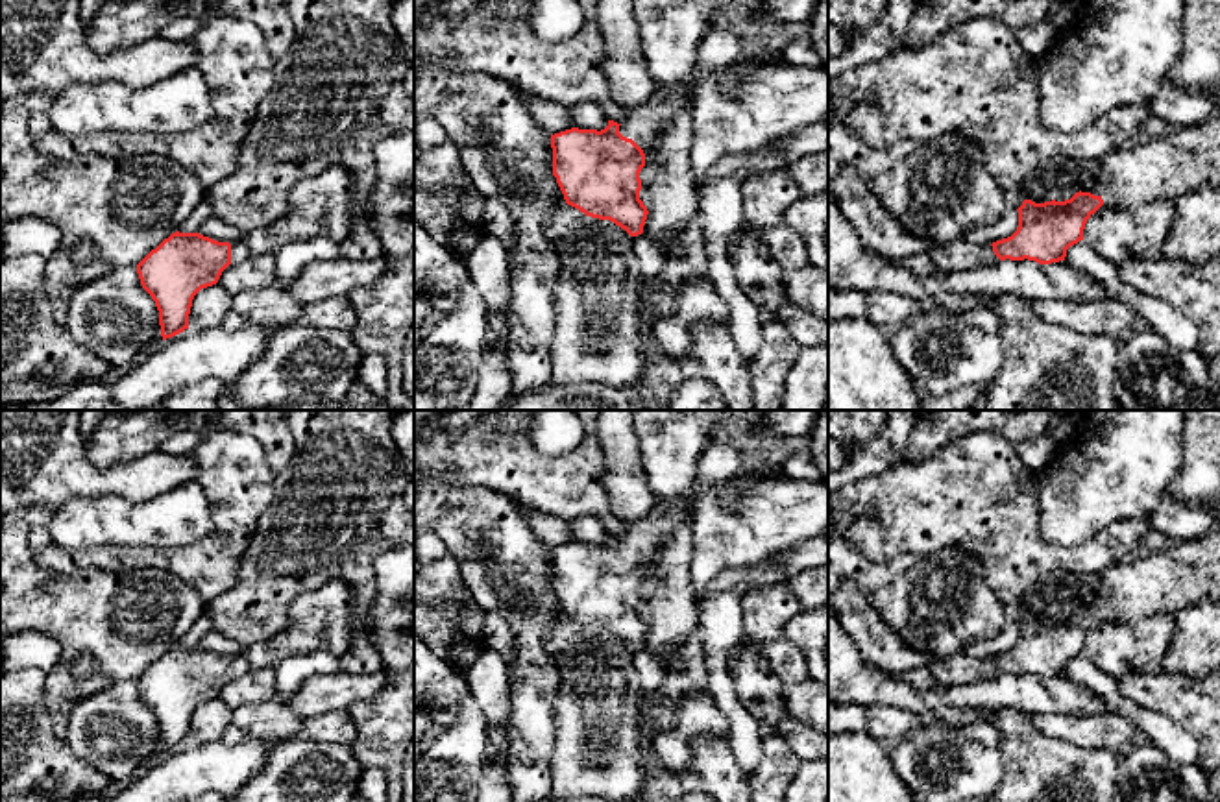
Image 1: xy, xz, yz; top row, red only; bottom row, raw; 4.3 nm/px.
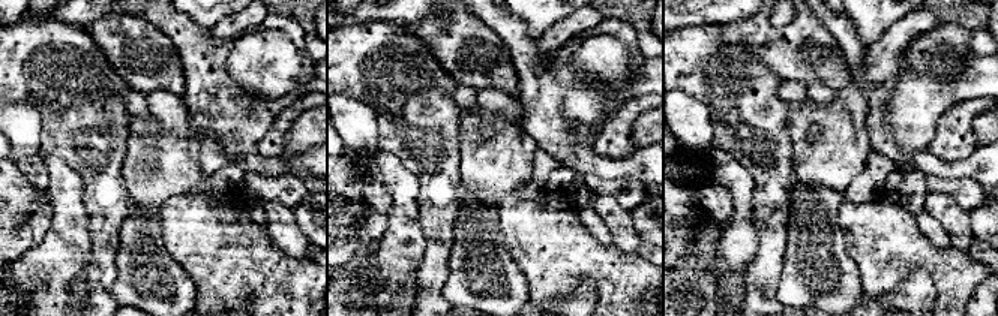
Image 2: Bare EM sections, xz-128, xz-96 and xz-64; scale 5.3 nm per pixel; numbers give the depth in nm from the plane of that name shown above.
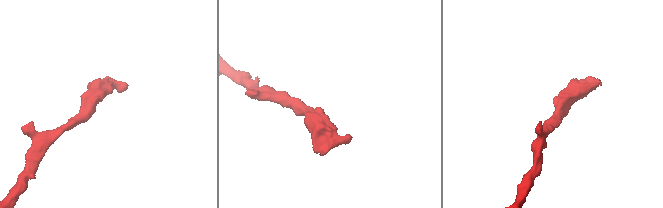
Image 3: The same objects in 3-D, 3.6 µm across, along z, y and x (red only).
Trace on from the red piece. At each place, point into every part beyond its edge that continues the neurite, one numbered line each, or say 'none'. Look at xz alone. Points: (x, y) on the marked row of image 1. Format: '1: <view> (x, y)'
1: xz (719, 48)

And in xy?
1: xy (239, 250)

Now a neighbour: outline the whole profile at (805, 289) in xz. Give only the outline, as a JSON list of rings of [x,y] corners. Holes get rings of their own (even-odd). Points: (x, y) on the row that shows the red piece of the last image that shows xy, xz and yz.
[[[782,270],[787,303],[828,323],[828,270]]]

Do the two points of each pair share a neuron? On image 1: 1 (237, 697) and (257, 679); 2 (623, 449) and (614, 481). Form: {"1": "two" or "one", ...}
{"1": "one", "2": "one"}

